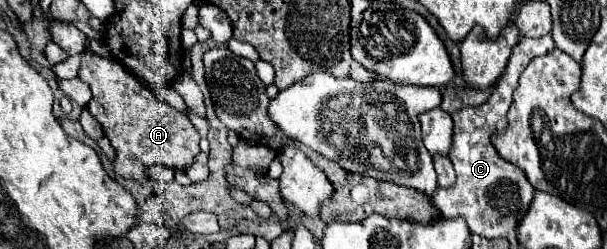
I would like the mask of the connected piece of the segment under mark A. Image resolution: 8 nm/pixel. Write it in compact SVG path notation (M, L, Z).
M85 55L85 59L81 61L81 69L79 69L77 77L91 87L93 97L87 103L87 111L99 121L99 125L105 131L105 137L111 141L111 145L117 151L117 157L113 161L113 169L117 175L121 175L123 179L147 181L149 179L147 171L155 165L167 165L175 171L185 171L185 167L189 167L195 161L195 157L199 153L199 133L195 131L195 127L191 125L187 115L173 109L171 105L167 105L149 87L143 87L135 79L135 75L127 73L119 63L111 63L99 55Z

